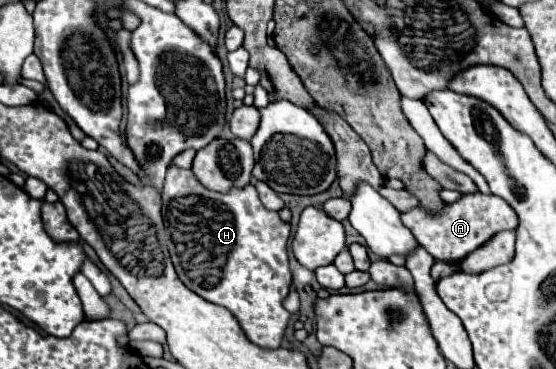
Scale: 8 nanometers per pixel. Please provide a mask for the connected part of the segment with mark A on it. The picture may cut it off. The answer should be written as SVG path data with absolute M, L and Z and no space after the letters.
M463 194L457 202L445 204L437 214L431 214L423 206L415 206L413 210L403 212L401 220L409 230L413 230L413 236L417 236L417 242L435 258L441 262L457 264L463 260L469 252L483 246L489 238L493 238L501 230L513 230L517 226L517 214L515 210L499 196L493 194Z

